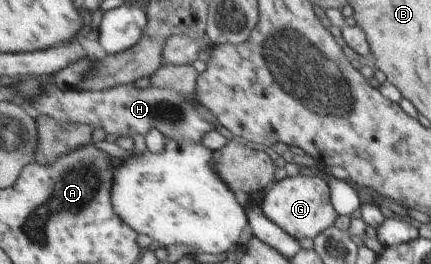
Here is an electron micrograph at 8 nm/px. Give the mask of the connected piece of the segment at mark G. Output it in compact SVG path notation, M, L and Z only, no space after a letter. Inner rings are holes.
M300 174L292 178L286 177L274 182L267 191L262 200L262 212L286 234L298 240L302 238L314 240L320 232L333 226L338 217L330 202L328 182L322 176Z

